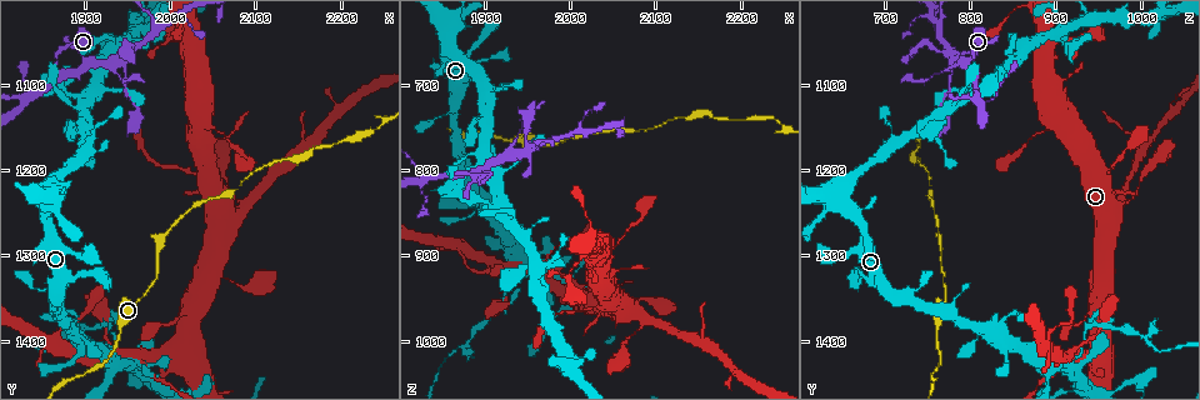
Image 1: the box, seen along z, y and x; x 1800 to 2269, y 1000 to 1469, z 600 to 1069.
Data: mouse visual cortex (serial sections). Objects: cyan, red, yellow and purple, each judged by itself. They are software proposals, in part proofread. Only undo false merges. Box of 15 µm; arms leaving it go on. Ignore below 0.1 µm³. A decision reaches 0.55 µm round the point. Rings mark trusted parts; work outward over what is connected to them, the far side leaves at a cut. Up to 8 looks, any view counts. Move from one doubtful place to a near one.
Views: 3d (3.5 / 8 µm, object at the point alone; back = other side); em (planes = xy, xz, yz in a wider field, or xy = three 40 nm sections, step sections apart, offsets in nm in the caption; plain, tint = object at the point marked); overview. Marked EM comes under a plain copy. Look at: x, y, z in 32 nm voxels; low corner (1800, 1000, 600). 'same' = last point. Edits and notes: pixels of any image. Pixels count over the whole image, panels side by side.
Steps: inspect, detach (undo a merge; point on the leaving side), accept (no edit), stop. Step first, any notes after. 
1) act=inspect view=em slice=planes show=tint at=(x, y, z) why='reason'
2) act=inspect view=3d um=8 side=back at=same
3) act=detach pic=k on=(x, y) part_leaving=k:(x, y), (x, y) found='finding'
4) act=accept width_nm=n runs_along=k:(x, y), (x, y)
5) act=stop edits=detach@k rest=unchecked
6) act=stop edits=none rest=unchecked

act=inspect view=em slice=xy step=2 show=tint at=(1870, 1070, 805) why='thin neck'

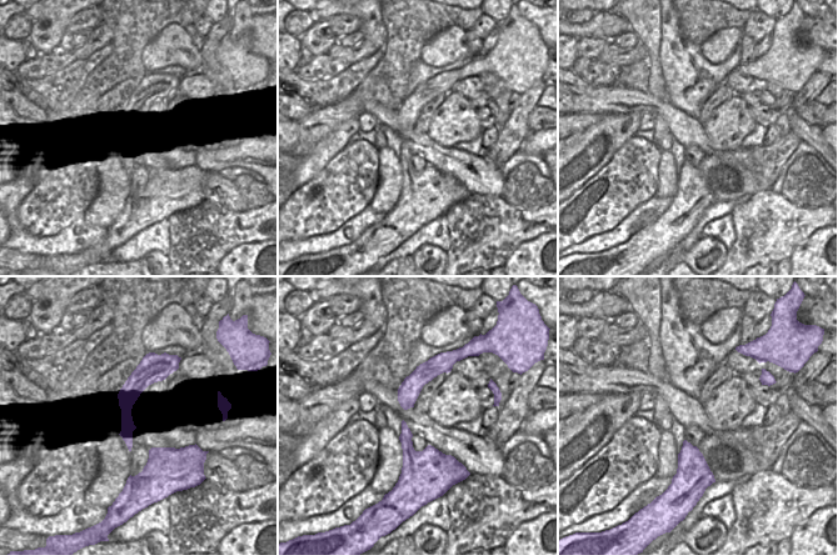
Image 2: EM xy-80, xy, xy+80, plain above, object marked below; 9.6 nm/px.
act=inspect view=3d um=3.5 side=back at=same

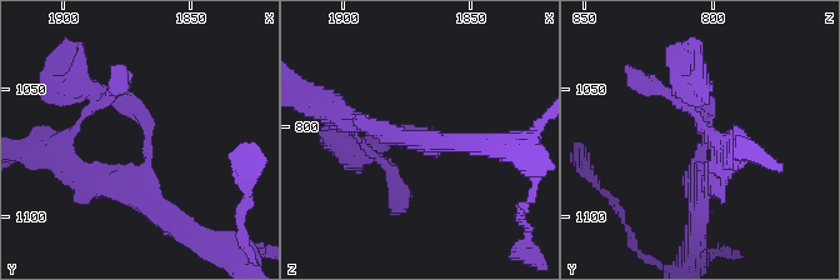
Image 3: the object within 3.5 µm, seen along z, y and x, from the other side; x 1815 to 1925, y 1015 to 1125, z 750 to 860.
act=accept arm_widths_nm=150,250 runs_along=3:(90, 93), (144, 120), (144, 189), (171, 220) found='one cell here'

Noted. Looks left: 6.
act=inspect view=3d um=8 at=(1940, 1070, 780) why='abrupt turn'

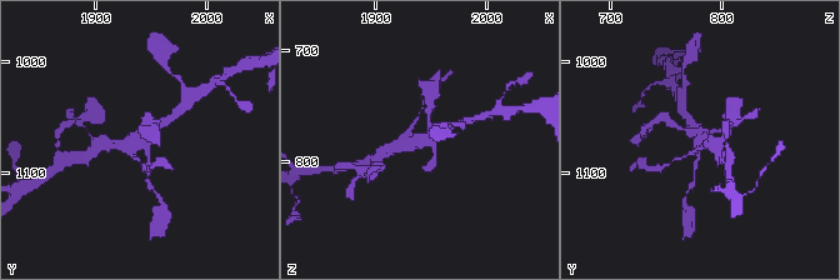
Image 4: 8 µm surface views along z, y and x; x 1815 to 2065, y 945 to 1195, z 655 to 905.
act=inspect view=3d um=3.5 at=(1938, 1068, 782) why='closer look'

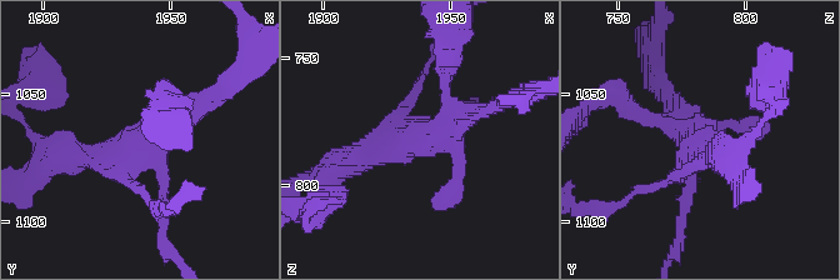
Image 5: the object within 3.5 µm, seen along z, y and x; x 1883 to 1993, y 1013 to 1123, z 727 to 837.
act=inspect view=em slice=planes show=tint at=(1938, 1069, 781) why='now the EM'

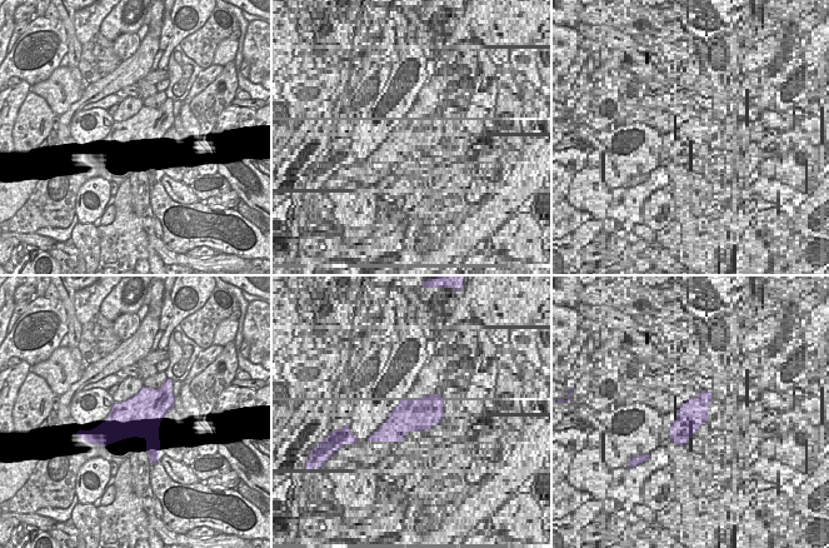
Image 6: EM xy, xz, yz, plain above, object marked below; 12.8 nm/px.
act=accept runs_along=5:(65, 155), (141, 144), (206, 101) found='one cell here'

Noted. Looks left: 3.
act=inspect view=3d um=3.5 at=(1835, 1115, 810) why='calibre changes'

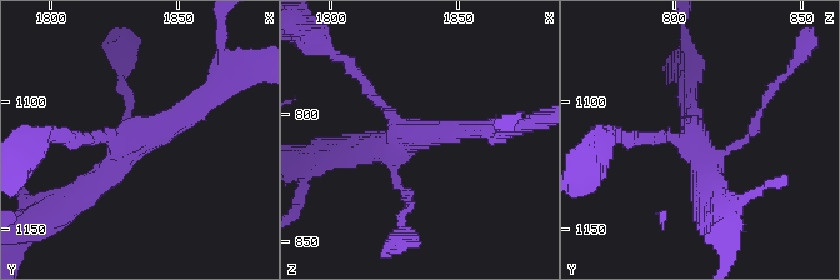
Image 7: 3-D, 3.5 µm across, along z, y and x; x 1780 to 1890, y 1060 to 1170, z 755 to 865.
act=inspect view=em slice=xy step=5 show=tint at=(1833, 1115, 808)

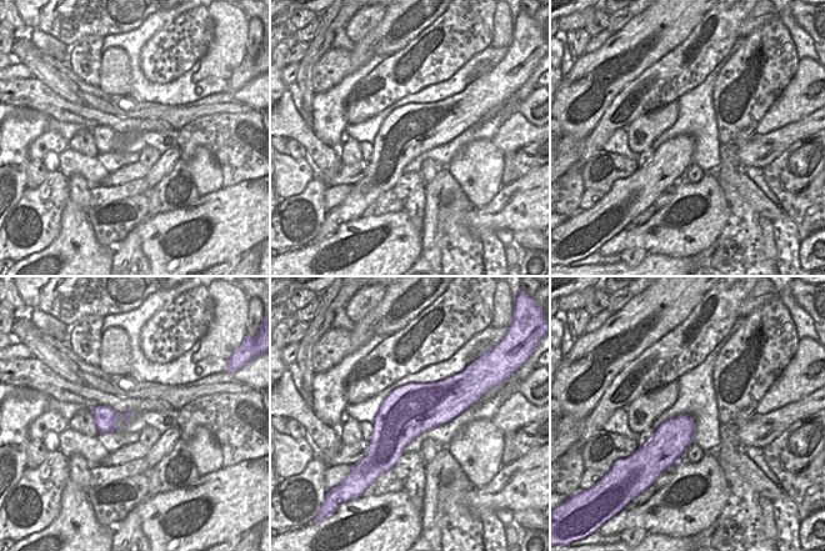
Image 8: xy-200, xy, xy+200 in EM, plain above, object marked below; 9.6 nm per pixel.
act=accept runs_along=7:(205, 96), (140, 135), (71, 200) found='one cell here'

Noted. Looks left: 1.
act=stop edits=none rest=unchecked

